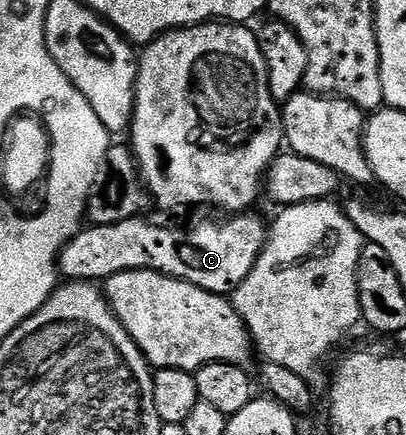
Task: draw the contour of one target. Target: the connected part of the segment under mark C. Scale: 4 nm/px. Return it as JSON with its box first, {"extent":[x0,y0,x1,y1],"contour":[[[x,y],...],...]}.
{"extent":[57,212,268,296],"contour":[[[239,212],[234,216],[223,216],[220,222],[199,222],[188,234],[182,234],[179,230],[170,230],[167,226],[154,226],[147,216],[136,216],[129,220],[121,220],[121,224],[88,225],[80,229],[59,253],[57,265],[62,277],[73,282],[99,280],[95,278],[106,280],[126,270],[152,269],[161,274],[168,274],[170,278],[191,282],[214,294],[231,296],[249,276],[249,272],[253,272],[253,264],[257,264],[261,256],[263,246],[267,243],[268,233],[268,223],[266,221],[263,223],[255,212]]]}

